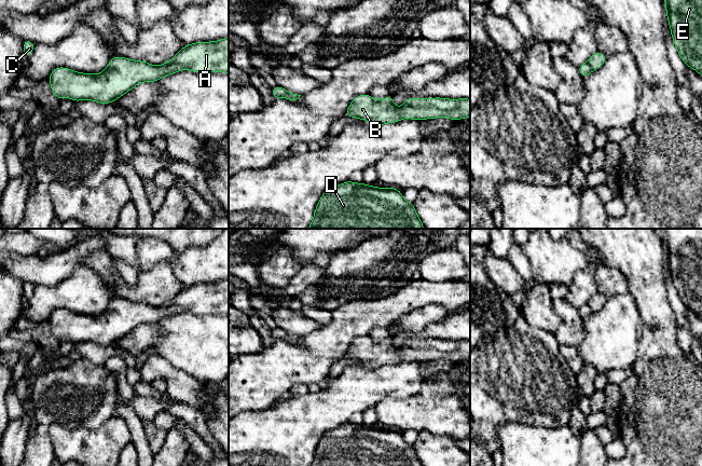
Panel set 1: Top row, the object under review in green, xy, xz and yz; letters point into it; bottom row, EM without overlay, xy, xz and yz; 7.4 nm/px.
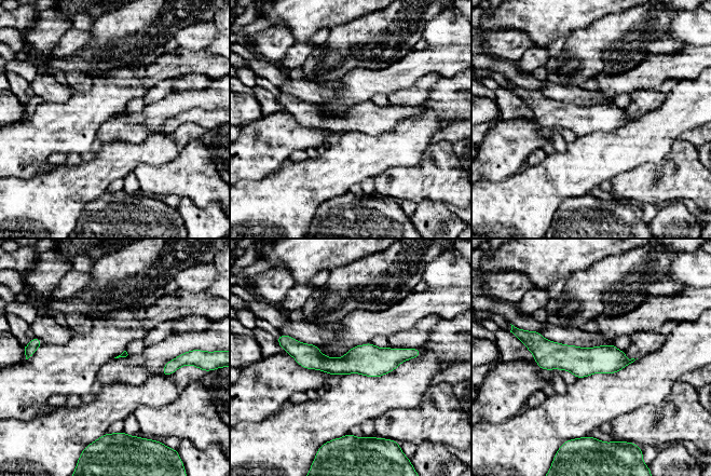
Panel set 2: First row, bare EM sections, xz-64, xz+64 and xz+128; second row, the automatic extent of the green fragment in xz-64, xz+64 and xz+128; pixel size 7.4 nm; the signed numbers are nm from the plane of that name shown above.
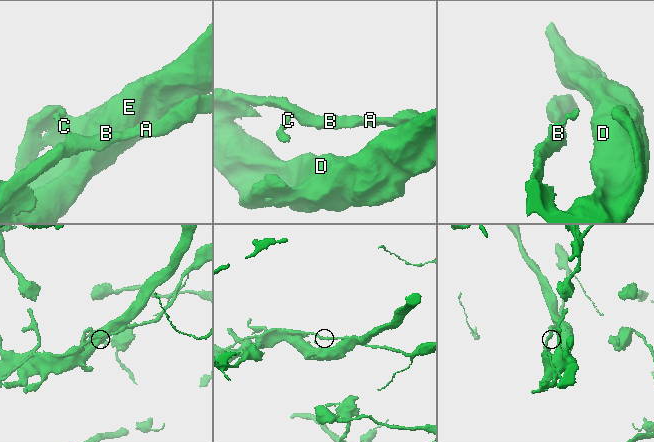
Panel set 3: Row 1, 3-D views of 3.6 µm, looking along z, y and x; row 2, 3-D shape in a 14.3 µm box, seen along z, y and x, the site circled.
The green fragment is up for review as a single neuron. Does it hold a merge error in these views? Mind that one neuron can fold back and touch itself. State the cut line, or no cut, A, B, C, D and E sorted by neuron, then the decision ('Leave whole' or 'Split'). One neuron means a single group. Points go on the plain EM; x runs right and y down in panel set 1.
No split. Groups: A B C D E. Leave whole

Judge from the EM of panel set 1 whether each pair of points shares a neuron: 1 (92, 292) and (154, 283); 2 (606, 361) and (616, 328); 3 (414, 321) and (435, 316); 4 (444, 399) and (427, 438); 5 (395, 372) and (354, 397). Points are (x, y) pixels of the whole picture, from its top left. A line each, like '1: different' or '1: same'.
1: different
2: same
3: same
4: different
5: same

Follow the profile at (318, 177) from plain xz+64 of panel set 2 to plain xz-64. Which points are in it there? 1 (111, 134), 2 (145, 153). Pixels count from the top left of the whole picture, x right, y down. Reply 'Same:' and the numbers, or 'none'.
Same: 2

